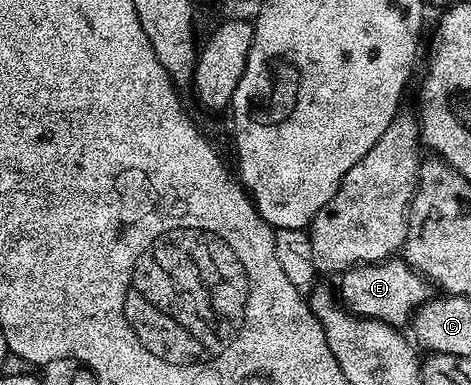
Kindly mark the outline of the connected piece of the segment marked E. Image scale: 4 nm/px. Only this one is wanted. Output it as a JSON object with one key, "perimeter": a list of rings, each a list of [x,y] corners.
{"perimeter":[[[404,258],[384,259],[381,263],[362,263],[340,276],[339,299],[348,311],[365,319],[378,319],[398,329],[412,320],[413,312],[431,298],[429,280],[405,262]]]}

